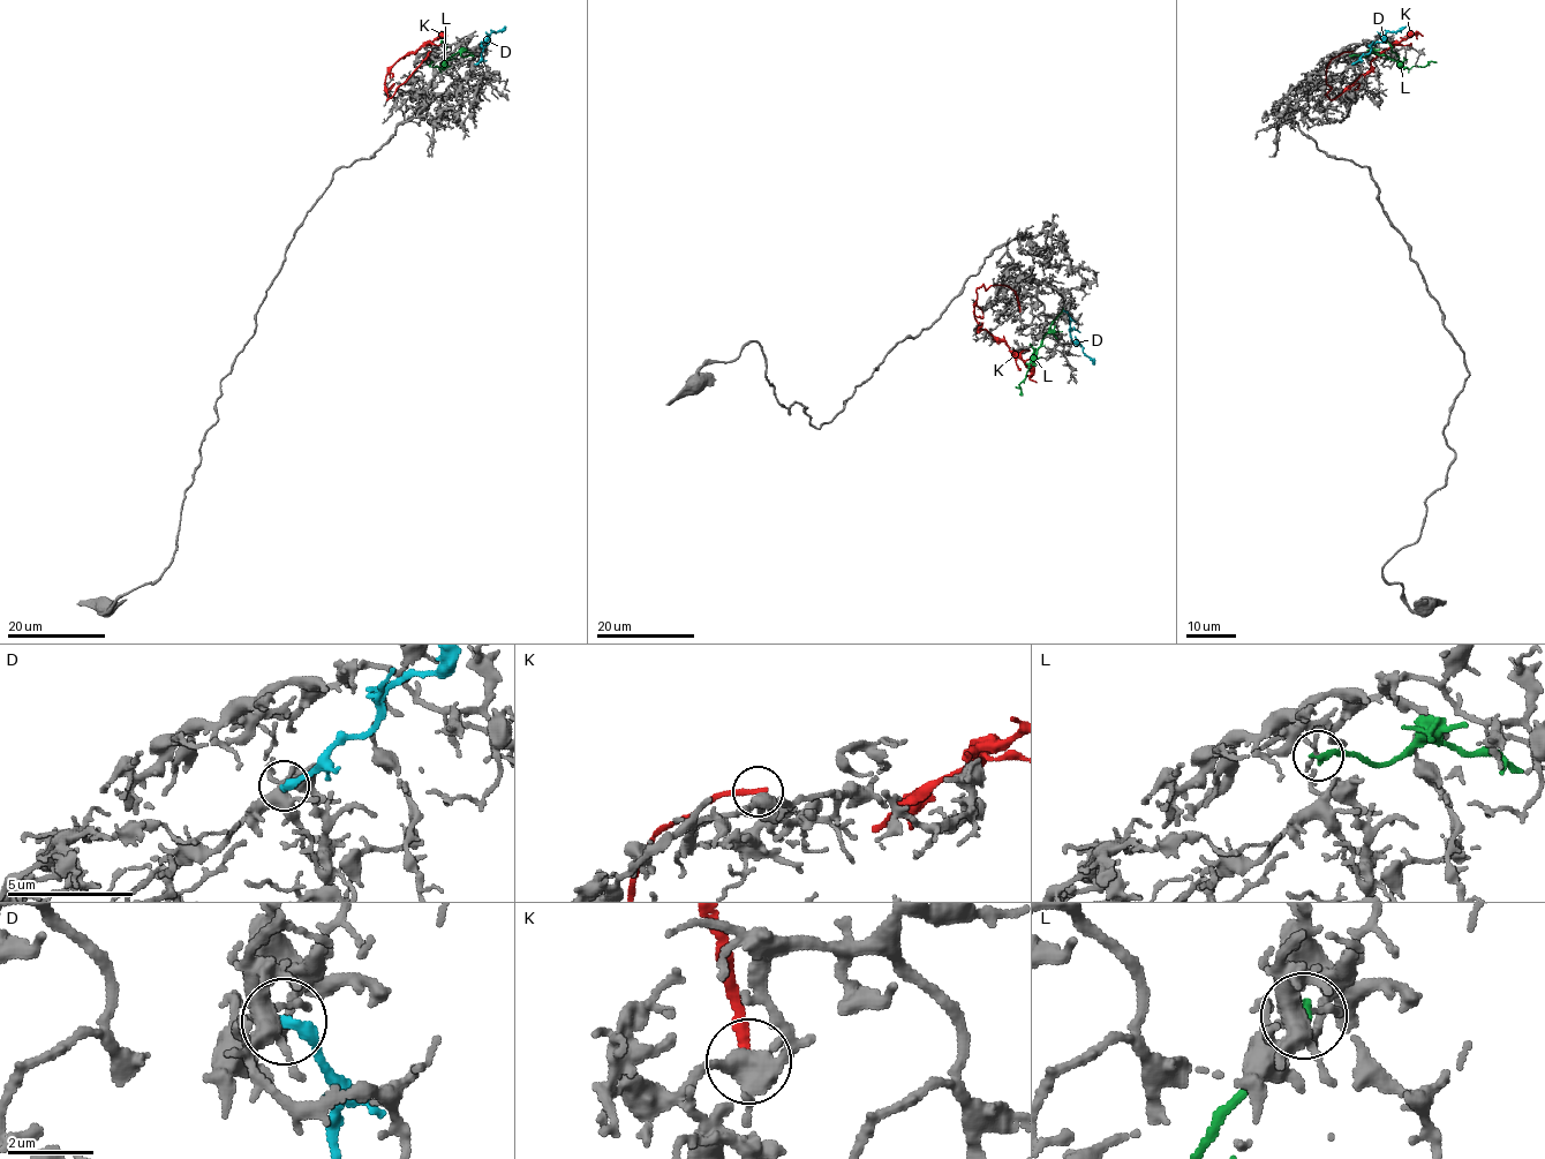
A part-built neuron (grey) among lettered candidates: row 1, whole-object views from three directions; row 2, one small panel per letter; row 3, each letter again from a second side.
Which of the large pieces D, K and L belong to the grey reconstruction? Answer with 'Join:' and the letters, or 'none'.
Join: D

